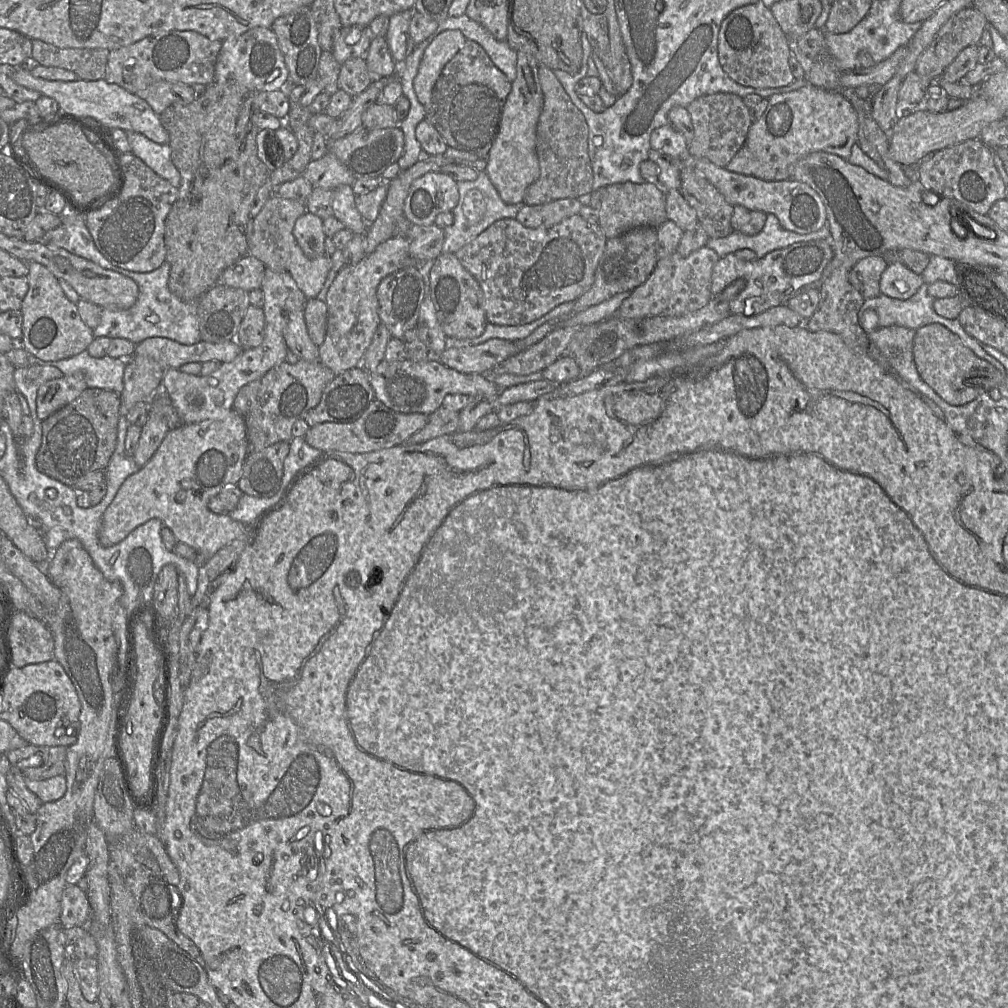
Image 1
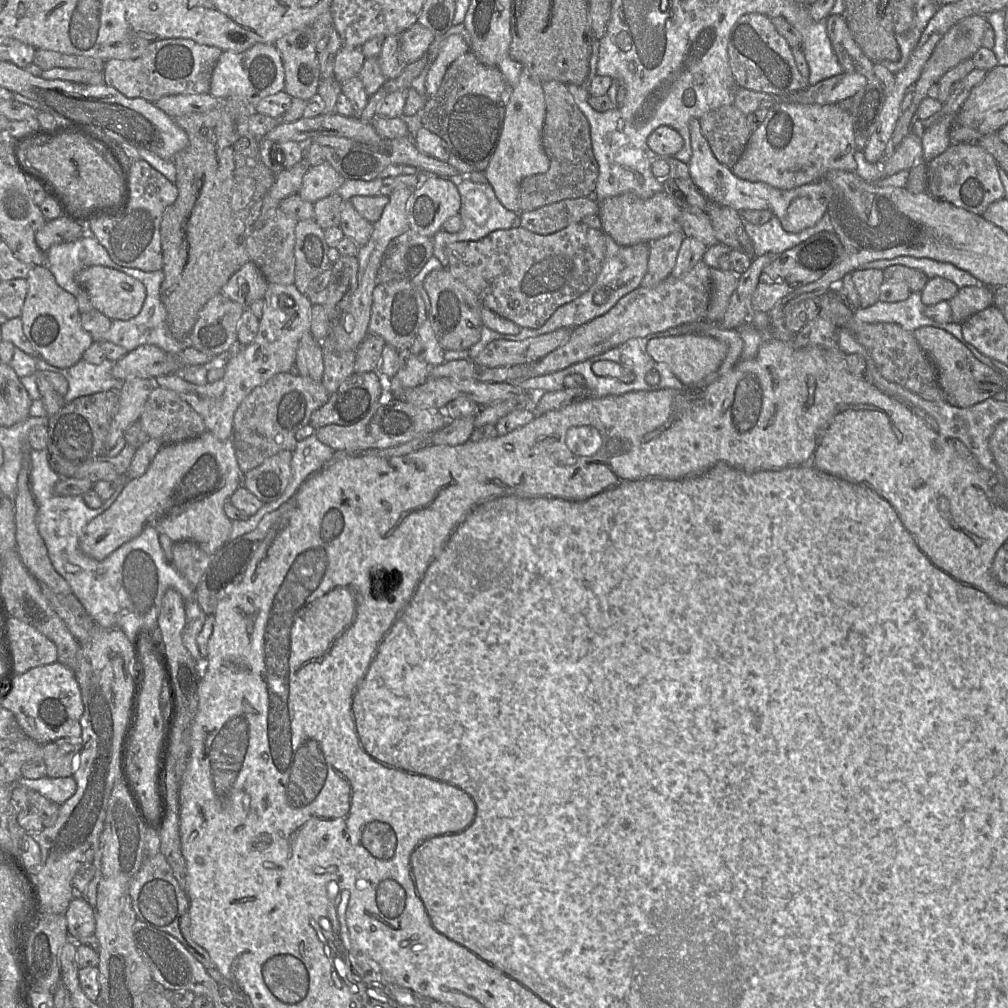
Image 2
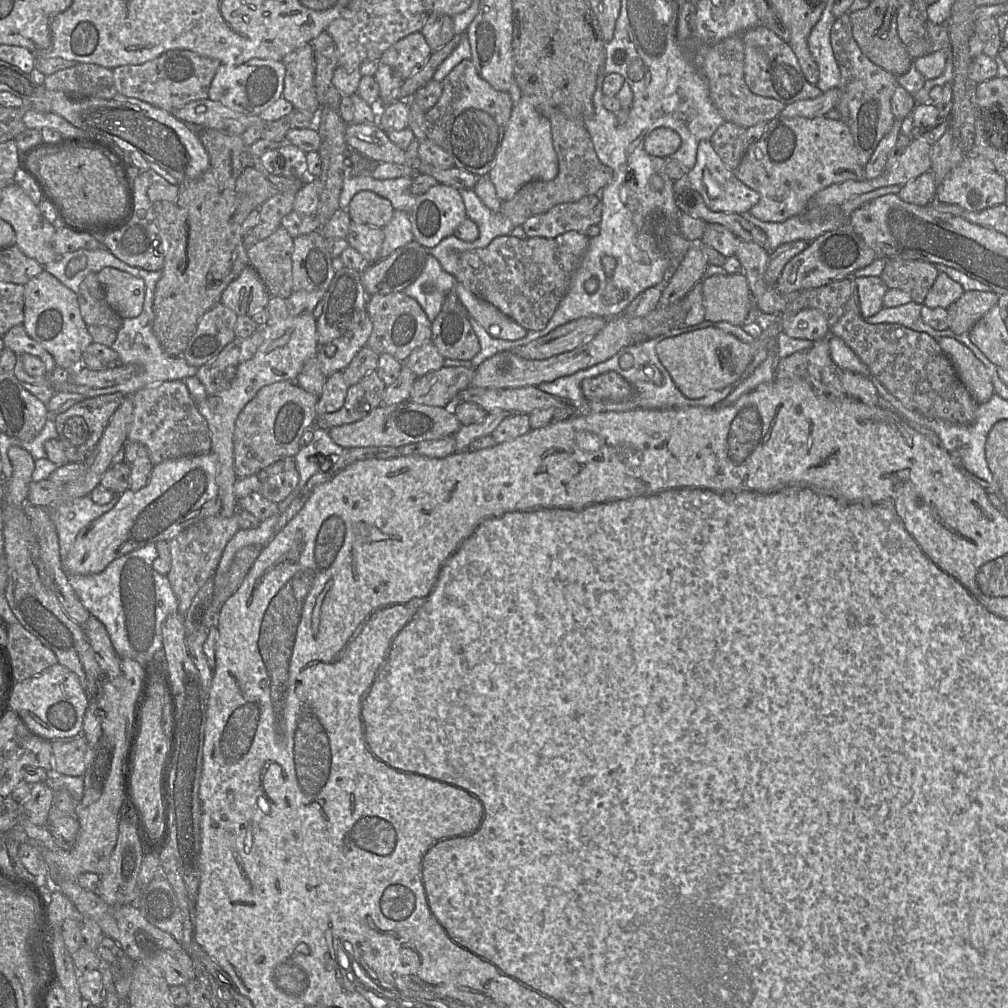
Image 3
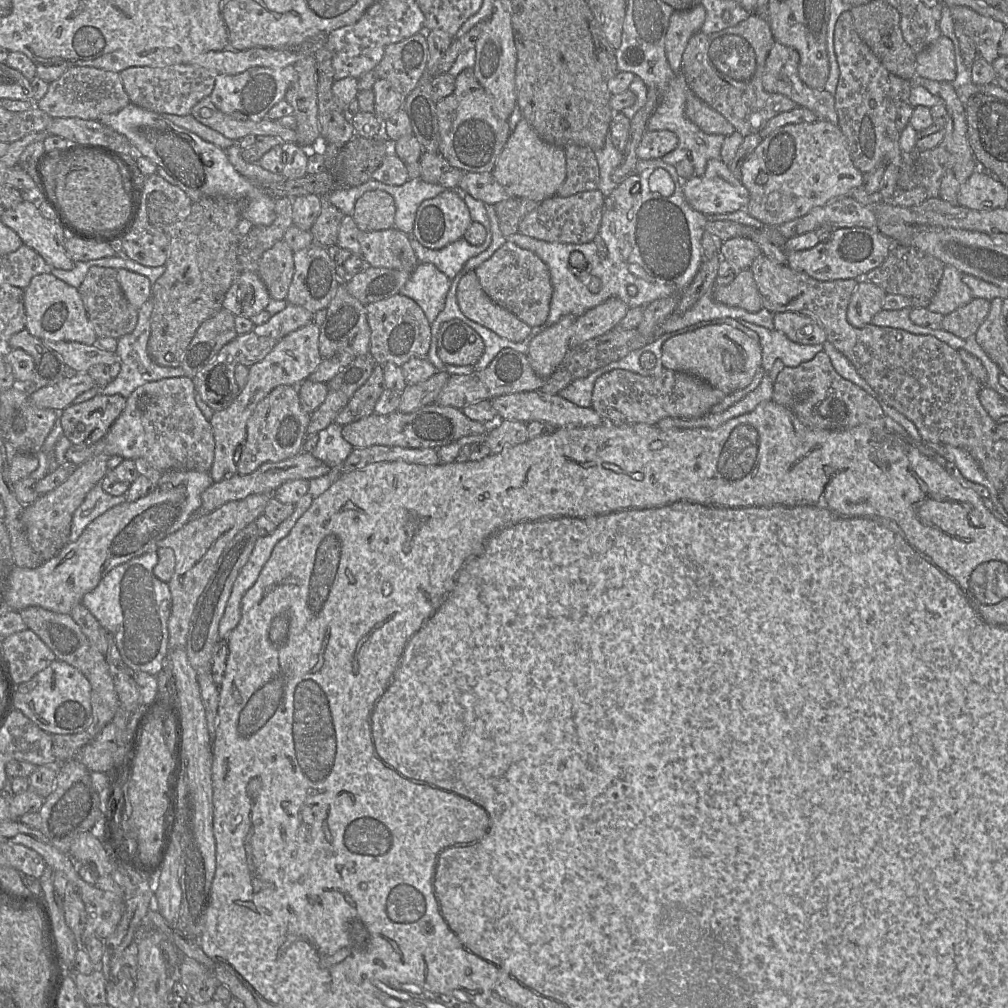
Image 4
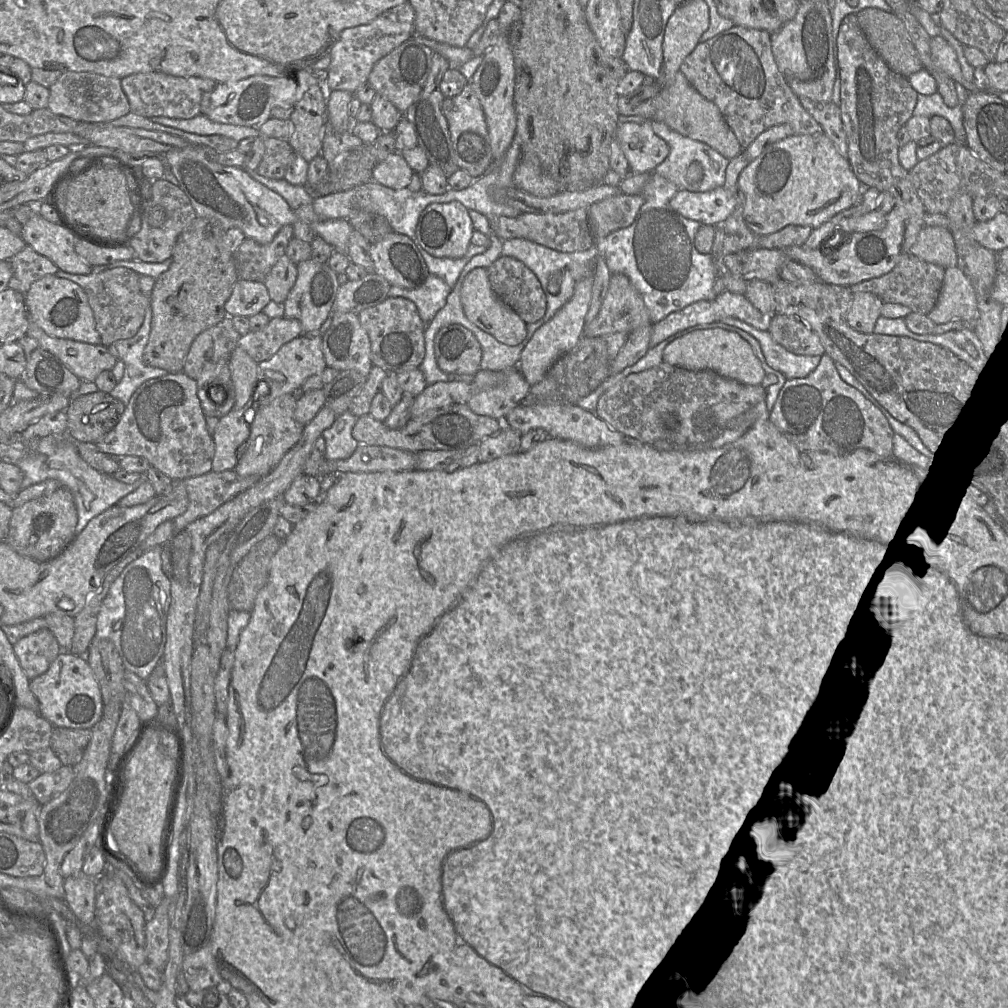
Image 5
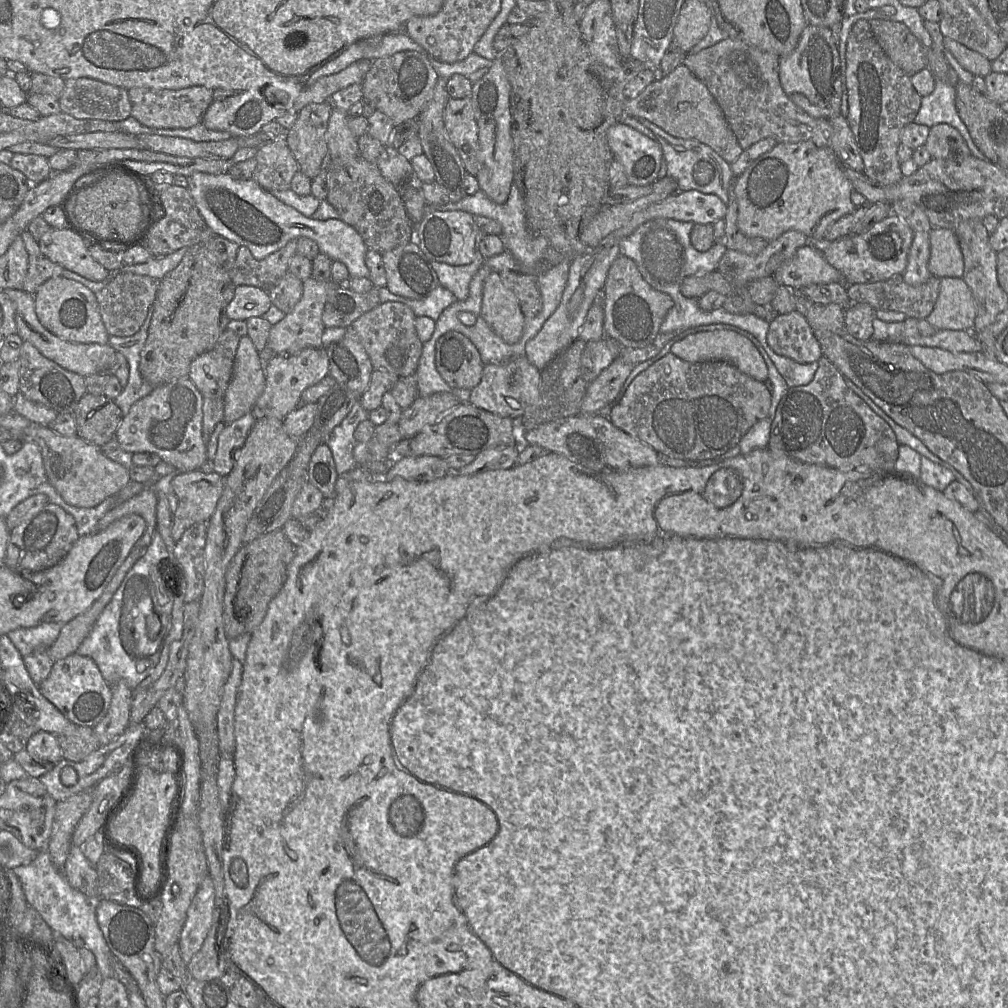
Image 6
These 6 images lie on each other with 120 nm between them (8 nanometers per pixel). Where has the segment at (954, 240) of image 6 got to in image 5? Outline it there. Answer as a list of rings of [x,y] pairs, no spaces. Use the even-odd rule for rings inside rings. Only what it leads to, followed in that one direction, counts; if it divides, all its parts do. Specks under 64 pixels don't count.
[[[924,227],[919,232],[910,253],[944,269],[957,266],[957,253],[953,235],[945,227]]]

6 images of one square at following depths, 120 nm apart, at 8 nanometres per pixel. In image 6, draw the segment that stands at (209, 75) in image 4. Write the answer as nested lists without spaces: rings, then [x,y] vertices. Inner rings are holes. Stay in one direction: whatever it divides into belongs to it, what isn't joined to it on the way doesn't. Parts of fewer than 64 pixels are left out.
[[[191,86],[182,89],[149,89],[136,87],[127,90],[131,103],[131,116],[151,128],[190,128],[202,121],[202,117],[213,101],[213,90],[205,86]]]

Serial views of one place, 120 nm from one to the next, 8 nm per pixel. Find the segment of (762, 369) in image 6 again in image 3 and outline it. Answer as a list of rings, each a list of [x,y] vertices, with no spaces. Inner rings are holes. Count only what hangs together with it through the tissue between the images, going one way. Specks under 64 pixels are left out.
[[[776,315],[776,319],[751,344],[718,328],[708,327],[663,339],[657,344],[656,353],[679,391],[689,399],[699,399],[711,391],[721,390],[736,382],[759,351],[776,351],[777,336],[783,332],[782,322],[784,317],[789,316],[791,315]]]

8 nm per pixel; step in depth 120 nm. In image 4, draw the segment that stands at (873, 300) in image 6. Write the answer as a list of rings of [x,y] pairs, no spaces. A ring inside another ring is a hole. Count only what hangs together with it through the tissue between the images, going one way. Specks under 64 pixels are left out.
[[[894,245],[879,267],[855,279],[859,283],[874,283],[887,294],[906,296],[911,300],[912,308],[926,308],[937,291],[944,267],[942,261],[914,247]]]

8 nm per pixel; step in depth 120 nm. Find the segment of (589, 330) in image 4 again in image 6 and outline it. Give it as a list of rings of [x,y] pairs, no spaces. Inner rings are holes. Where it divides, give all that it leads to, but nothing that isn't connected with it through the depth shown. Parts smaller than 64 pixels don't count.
[[[619,255],[613,261],[604,284],[605,336],[623,347],[642,348],[652,344],[673,306],[674,301],[668,294],[655,290],[643,279],[632,259]]]

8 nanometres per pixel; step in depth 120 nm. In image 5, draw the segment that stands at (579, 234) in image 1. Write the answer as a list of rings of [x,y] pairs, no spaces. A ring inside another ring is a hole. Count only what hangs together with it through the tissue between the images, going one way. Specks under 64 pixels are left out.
[[[500,256],[488,268],[492,290],[527,324],[543,318],[547,299],[537,276],[521,261]]]

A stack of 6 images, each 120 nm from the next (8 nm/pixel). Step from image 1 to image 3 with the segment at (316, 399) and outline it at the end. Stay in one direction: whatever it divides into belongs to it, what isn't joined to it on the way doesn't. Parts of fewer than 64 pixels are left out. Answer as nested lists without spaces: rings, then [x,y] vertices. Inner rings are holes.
[[[279,381],[262,387],[245,405],[235,422],[234,471],[238,479],[257,474],[276,461],[294,458],[300,450],[300,438],[304,431],[315,424],[318,400],[318,396],[305,391],[295,381]]]

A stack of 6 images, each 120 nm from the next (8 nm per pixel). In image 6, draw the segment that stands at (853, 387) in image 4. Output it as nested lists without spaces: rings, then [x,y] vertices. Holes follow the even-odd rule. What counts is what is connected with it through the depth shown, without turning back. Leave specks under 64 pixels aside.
[[[824,355],[819,359],[819,367],[813,380],[806,385],[790,387],[787,393],[780,400],[775,417],[771,424],[770,440],[768,449],[775,454],[785,454],[795,460],[807,464],[817,464],[834,468],[840,471],[859,471],[859,472],[896,472],[895,465],[899,455],[899,442],[891,426],[879,415],[877,415],[870,406],[860,398],[844,381],[843,375],[835,365]]]

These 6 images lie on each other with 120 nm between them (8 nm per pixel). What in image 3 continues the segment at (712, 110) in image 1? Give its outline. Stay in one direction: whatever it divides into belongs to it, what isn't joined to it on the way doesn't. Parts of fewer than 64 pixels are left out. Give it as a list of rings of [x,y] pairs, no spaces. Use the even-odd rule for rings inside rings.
[[[725,121],[714,132],[710,142],[725,166],[735,171],[747,151],[746,129]]]

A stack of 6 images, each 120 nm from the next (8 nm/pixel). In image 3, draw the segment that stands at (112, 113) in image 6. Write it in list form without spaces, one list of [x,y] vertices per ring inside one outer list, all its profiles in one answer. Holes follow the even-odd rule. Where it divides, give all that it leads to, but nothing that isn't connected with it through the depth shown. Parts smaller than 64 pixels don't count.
[[[77,63],[45,76],[43,85],[48,90],[61,91],[74,100],[111,99],[118,94],[112,69],[92,63]]]

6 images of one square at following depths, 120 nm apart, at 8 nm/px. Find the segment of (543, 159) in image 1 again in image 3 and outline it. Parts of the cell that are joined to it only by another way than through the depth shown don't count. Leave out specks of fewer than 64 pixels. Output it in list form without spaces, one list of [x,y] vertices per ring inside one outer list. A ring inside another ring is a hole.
[[[554,111],[549,121],[559,171],[551,181],[532,181],[525,184],[511,200],[501,203],[500,212],[514,227],[522,226],[531,216],[544,213],[555,205],[576,202],[585,196],[596,194],[613,178],[612,169],[598,159],[583,120],[572,120],[560,111]]]

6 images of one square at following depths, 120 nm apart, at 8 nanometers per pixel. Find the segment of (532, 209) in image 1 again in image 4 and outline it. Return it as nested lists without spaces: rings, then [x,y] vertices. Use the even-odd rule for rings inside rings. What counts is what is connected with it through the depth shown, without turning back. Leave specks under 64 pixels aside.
[[[600,190],[577,193],[569,197],[553,196],[528,213],[520,222],[518,233],[547,242],[584,244],[594,240],[601,225],[605,196]]]

